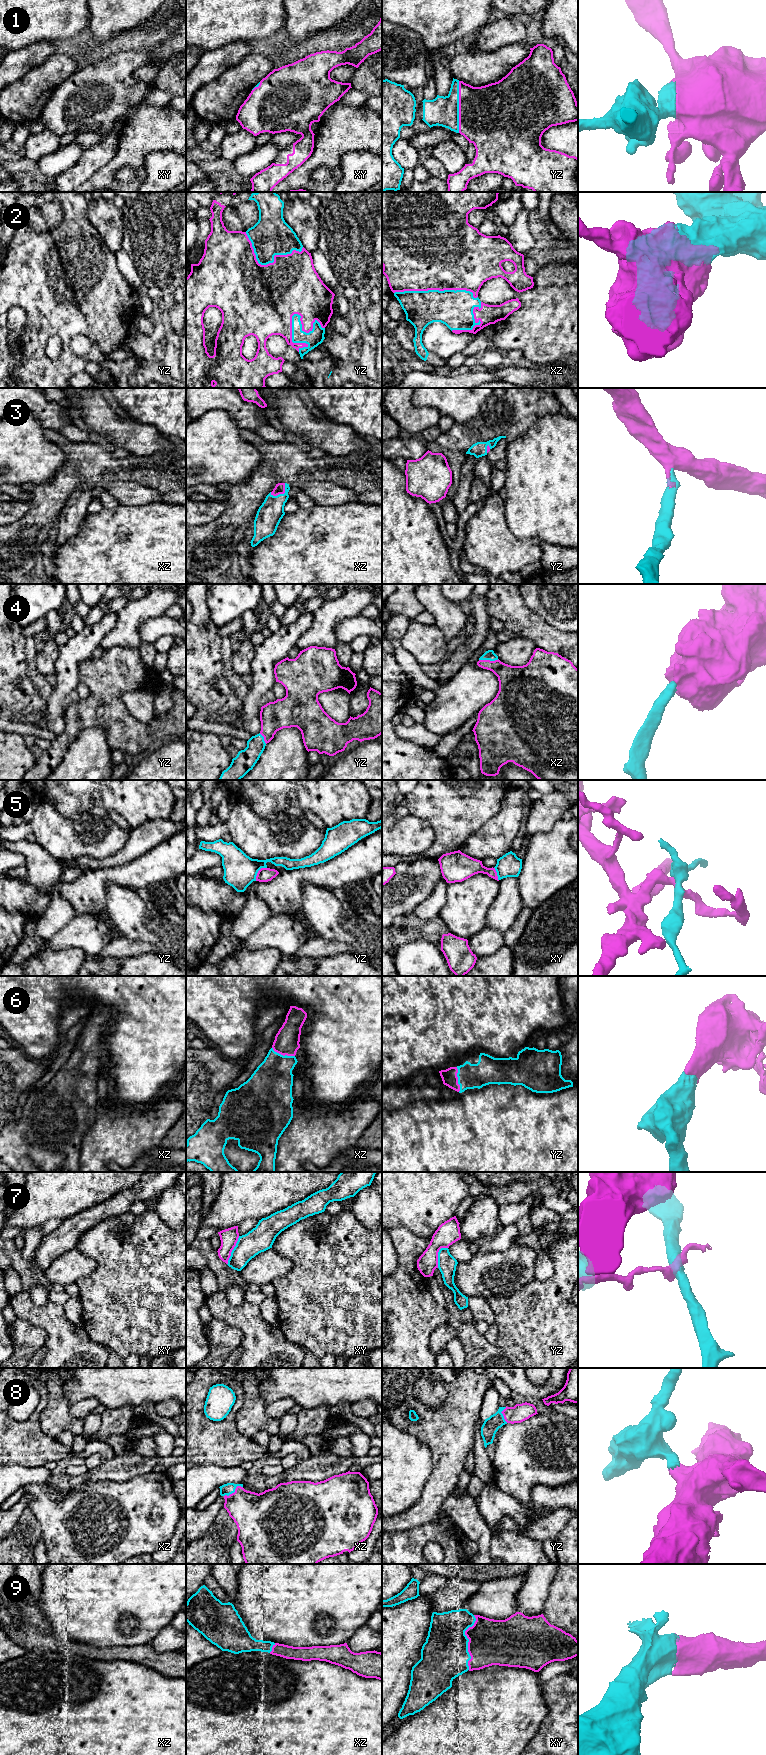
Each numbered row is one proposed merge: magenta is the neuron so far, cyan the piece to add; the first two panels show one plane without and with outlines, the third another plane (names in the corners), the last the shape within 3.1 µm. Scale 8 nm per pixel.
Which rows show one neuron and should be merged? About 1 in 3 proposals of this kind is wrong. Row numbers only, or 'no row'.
1, 2, 3, 4, 6, 8, 9

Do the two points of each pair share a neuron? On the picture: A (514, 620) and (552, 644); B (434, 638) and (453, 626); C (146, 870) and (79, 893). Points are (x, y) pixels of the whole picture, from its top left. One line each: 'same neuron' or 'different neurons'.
A: same neuron
B: different neurons
C: same neuron

